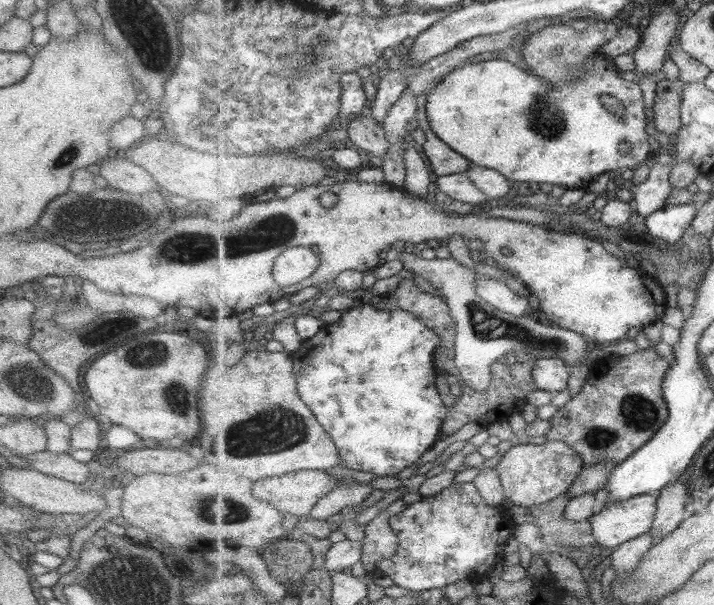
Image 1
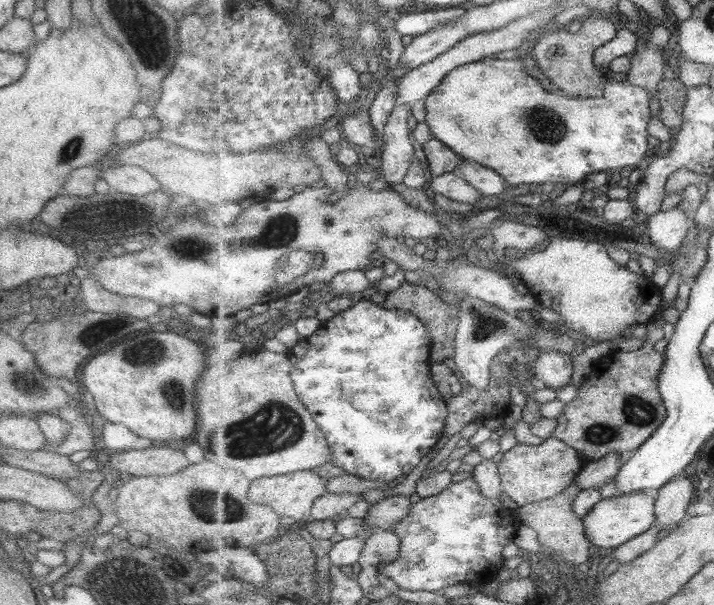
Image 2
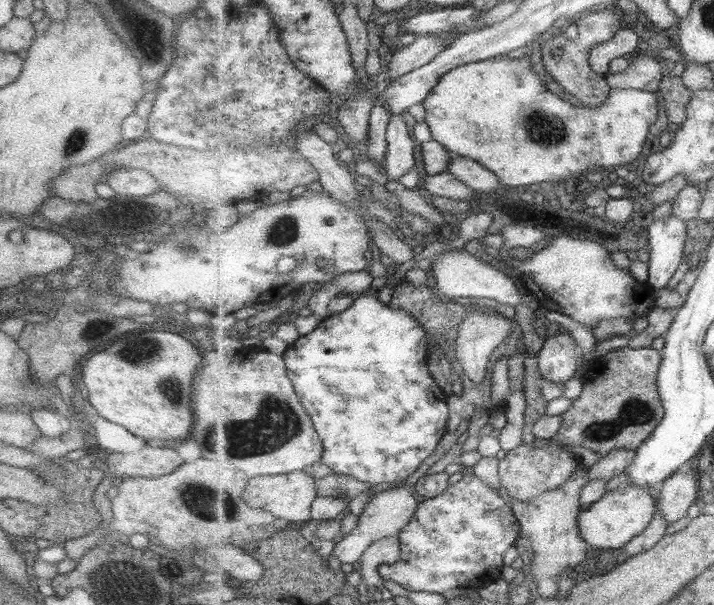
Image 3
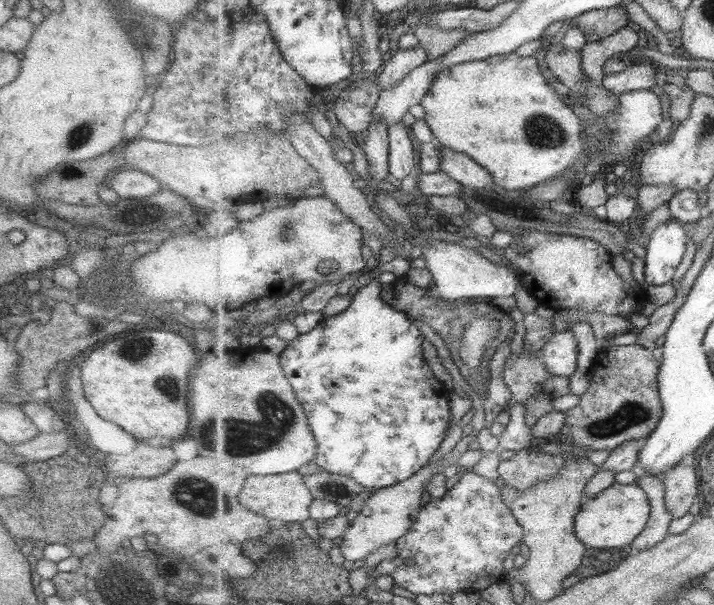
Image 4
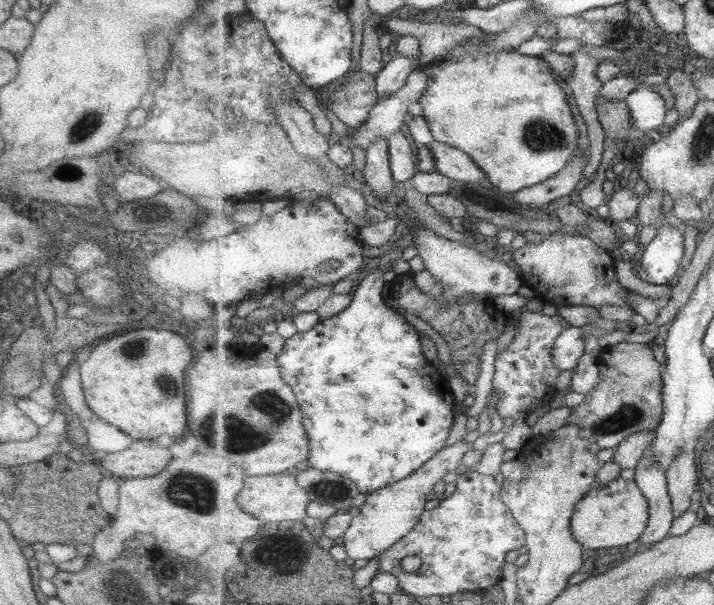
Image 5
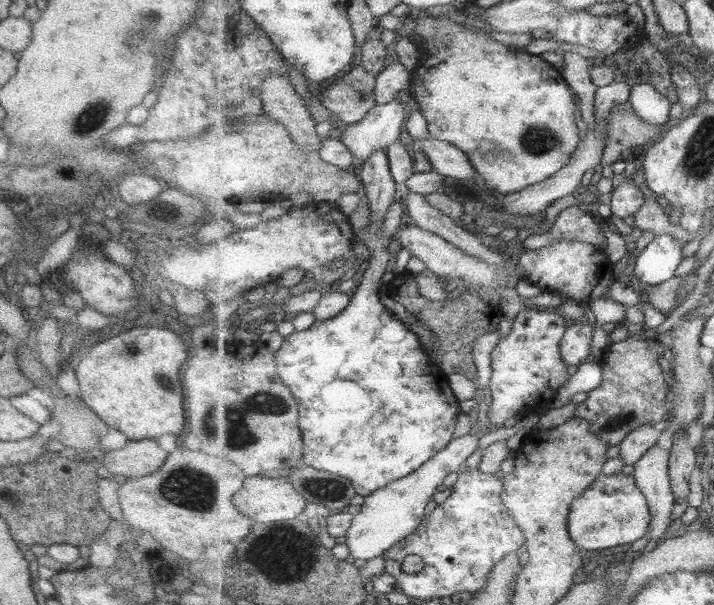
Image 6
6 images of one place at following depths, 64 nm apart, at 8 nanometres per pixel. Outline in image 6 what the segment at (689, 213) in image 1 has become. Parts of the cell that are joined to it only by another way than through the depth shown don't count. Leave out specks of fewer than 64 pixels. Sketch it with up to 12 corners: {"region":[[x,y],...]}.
{"region":[[656,235],[636,259],[641,283],[657,286],[675,276],[684,243]]}

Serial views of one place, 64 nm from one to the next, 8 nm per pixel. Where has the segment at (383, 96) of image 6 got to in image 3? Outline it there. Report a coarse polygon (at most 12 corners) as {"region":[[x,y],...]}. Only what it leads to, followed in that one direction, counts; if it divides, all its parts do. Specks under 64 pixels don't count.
{"region":[[416,36],[389,63],[391,82],[429,64],[448,47]]}

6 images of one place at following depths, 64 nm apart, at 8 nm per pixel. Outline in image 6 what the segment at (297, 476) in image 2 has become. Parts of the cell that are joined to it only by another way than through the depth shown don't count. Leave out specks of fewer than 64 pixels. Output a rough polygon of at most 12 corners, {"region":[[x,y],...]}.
{"region":[[254,476],[235,493],[259,523],[302,518],[307,499],[287,477]]}

